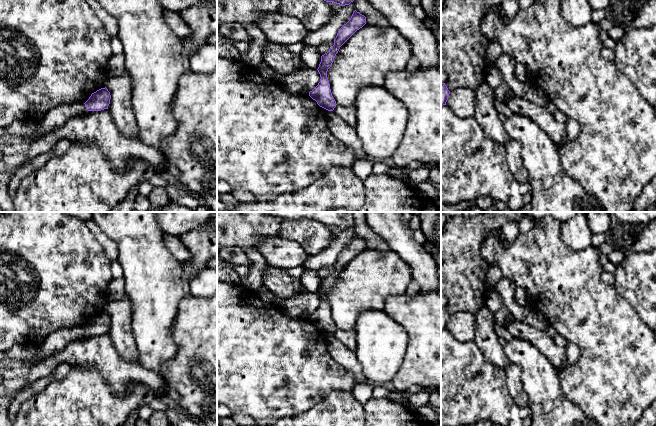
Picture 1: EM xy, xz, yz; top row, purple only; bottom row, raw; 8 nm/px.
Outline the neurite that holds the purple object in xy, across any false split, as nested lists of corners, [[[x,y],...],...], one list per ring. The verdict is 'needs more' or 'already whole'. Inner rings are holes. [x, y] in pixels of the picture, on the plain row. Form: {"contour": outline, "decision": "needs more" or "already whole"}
{"contour": [[[101,312],[92,317],[84,328],[63,328],[48,335],[37,348],[37,355],[33,362],[6,359],[0,361],[0,376],[3,378],[26,378],[33,366],[38,362],[54,356],[63,351],[70,342],[88,335],[101,335],[108,333],[111,319],[108,313]]], "decision": "needs more"}

